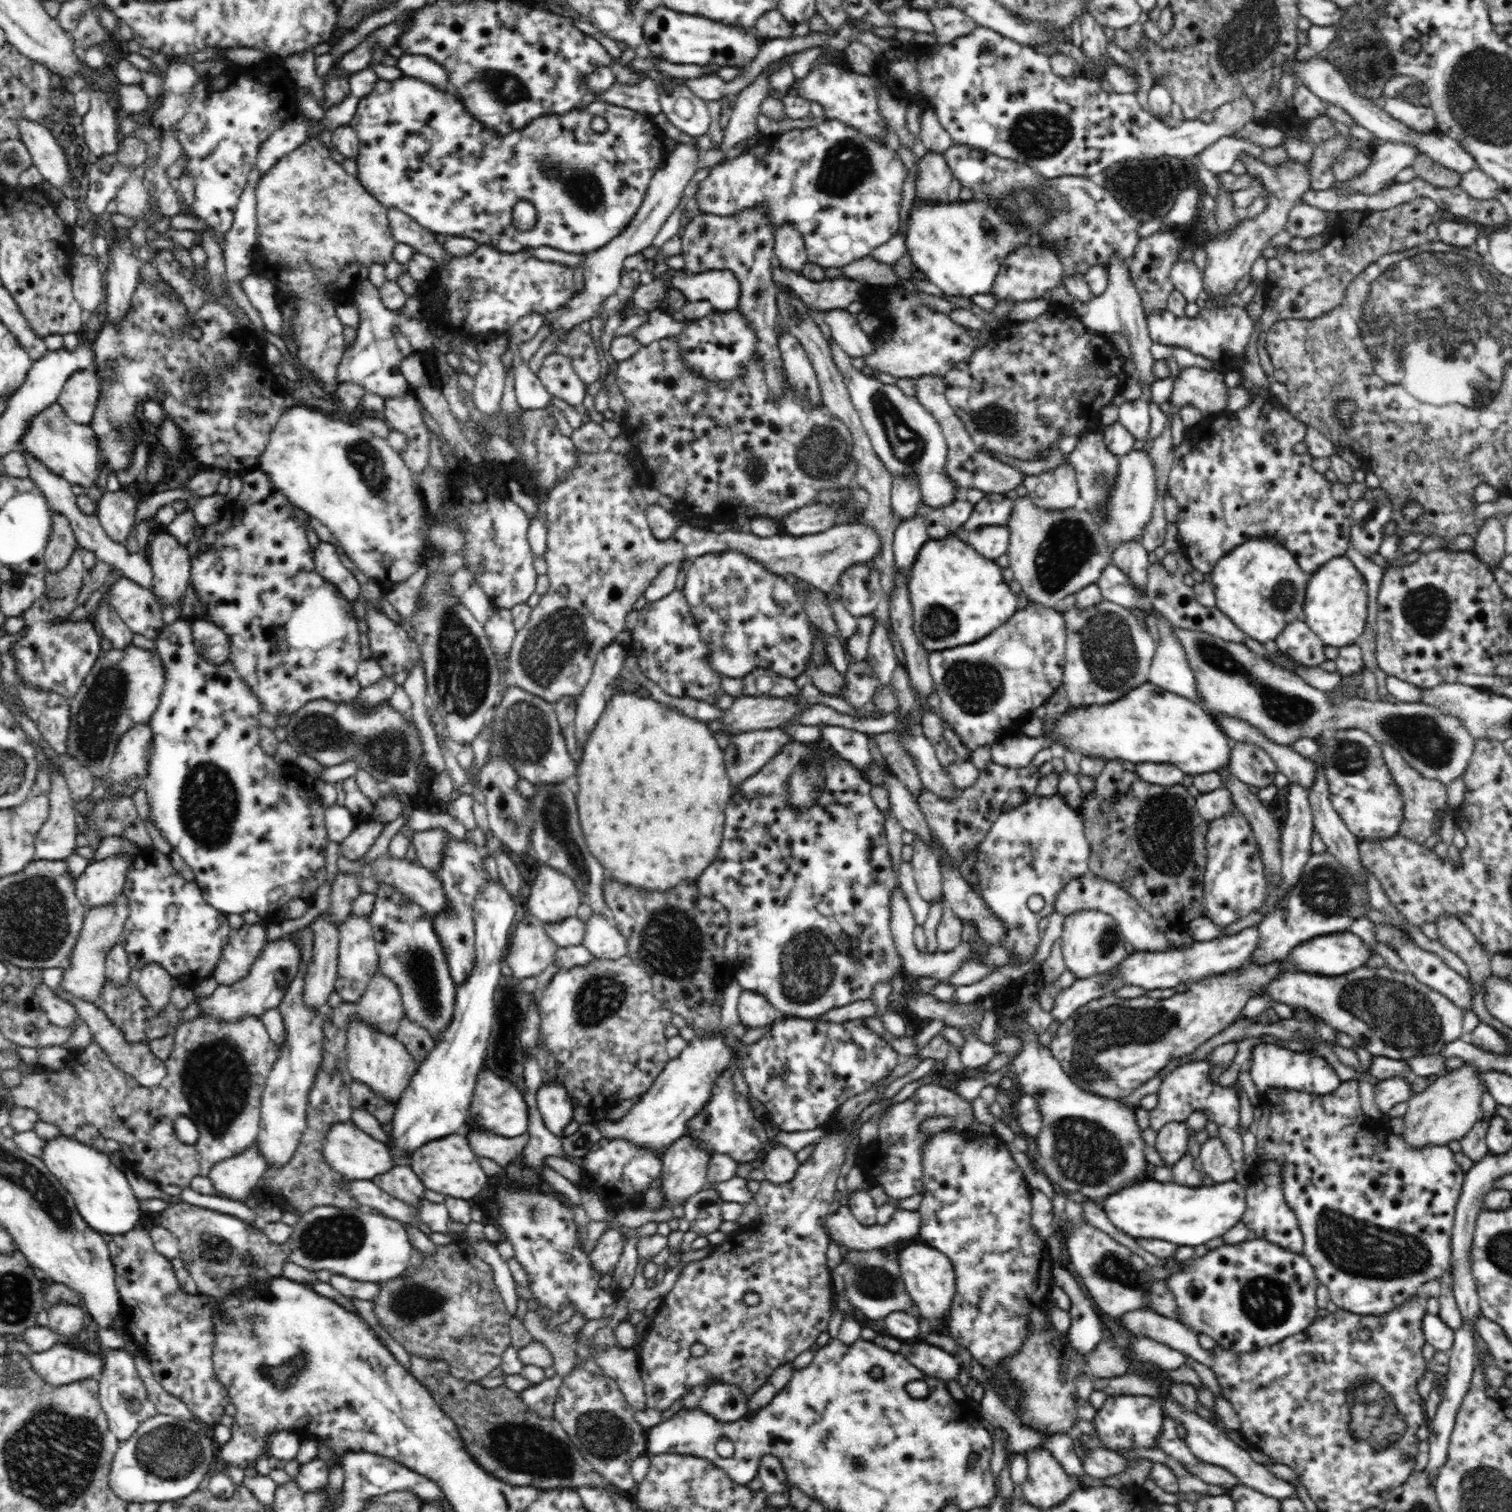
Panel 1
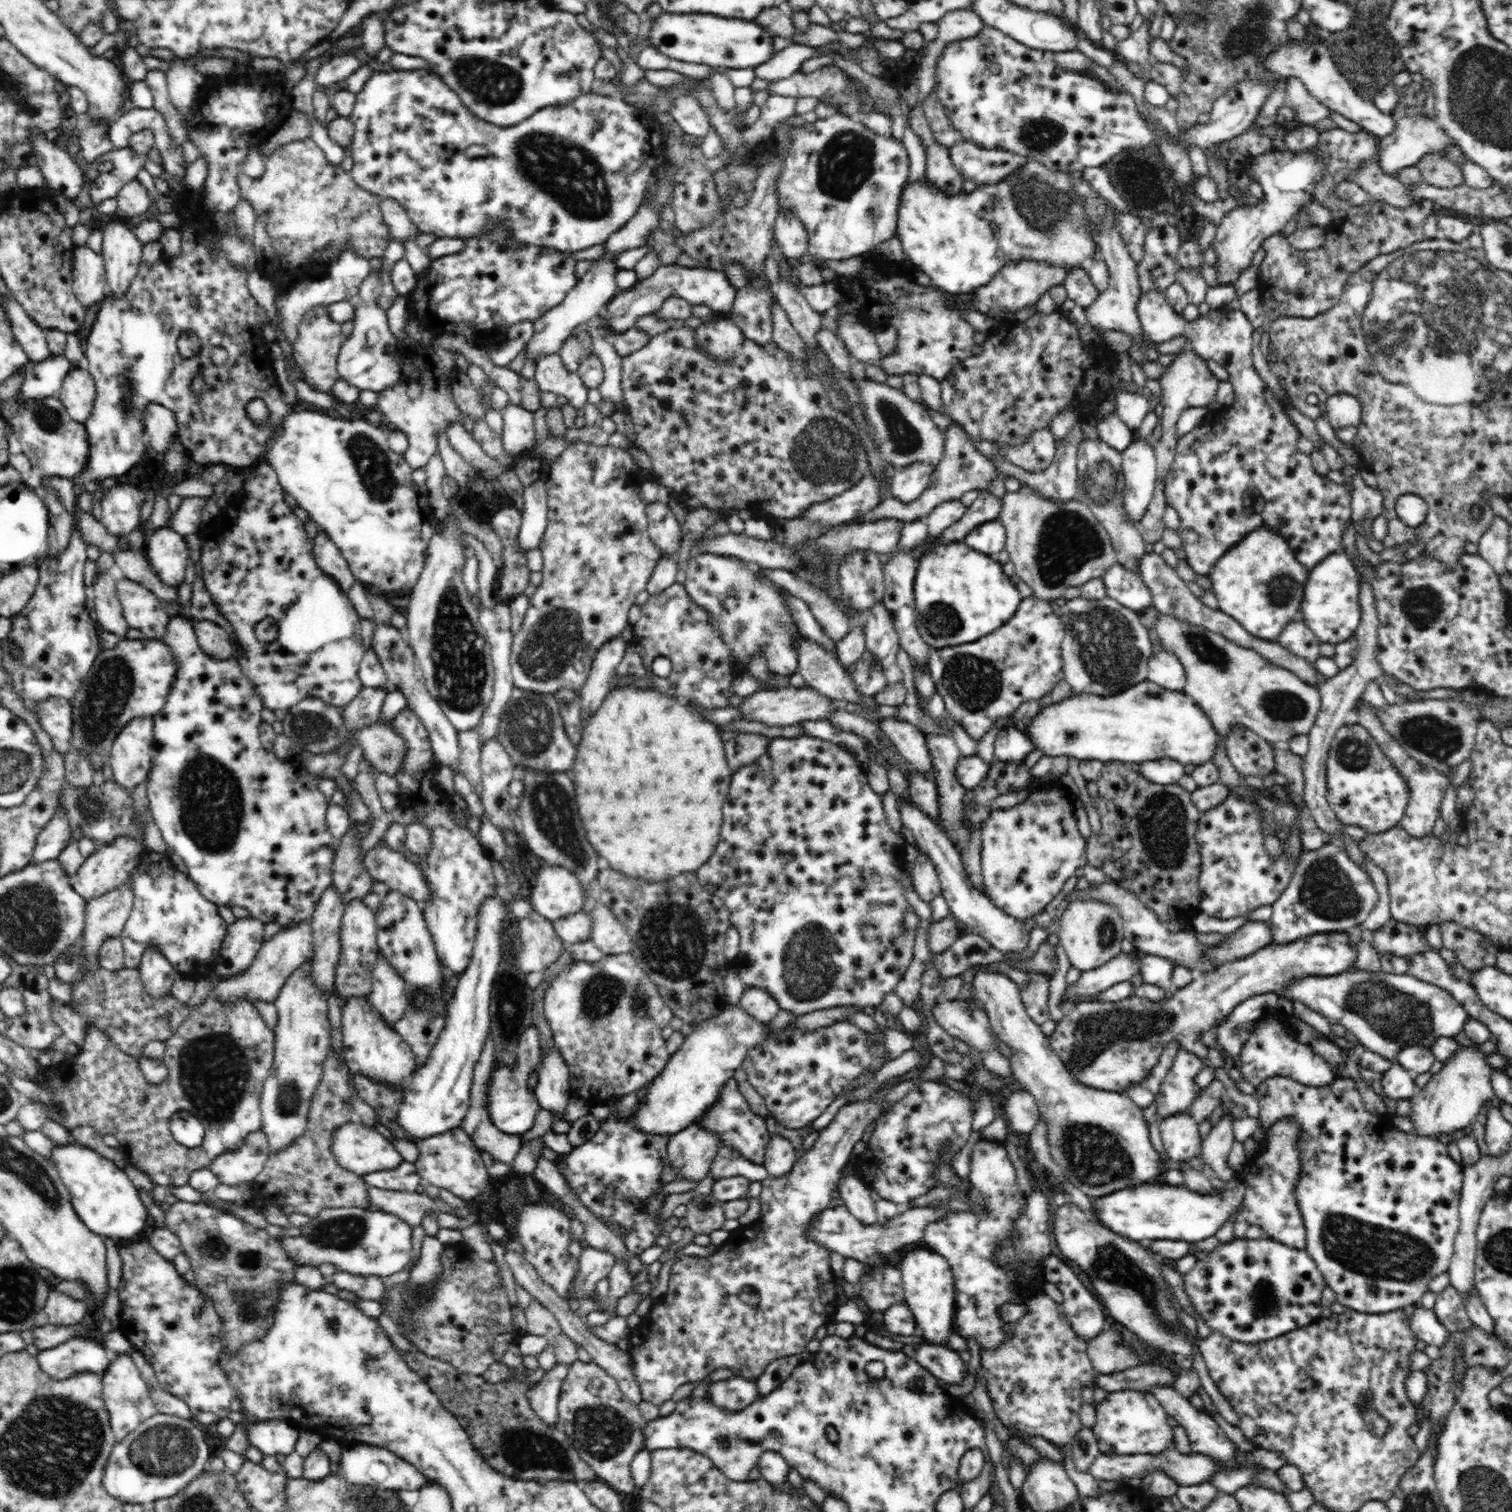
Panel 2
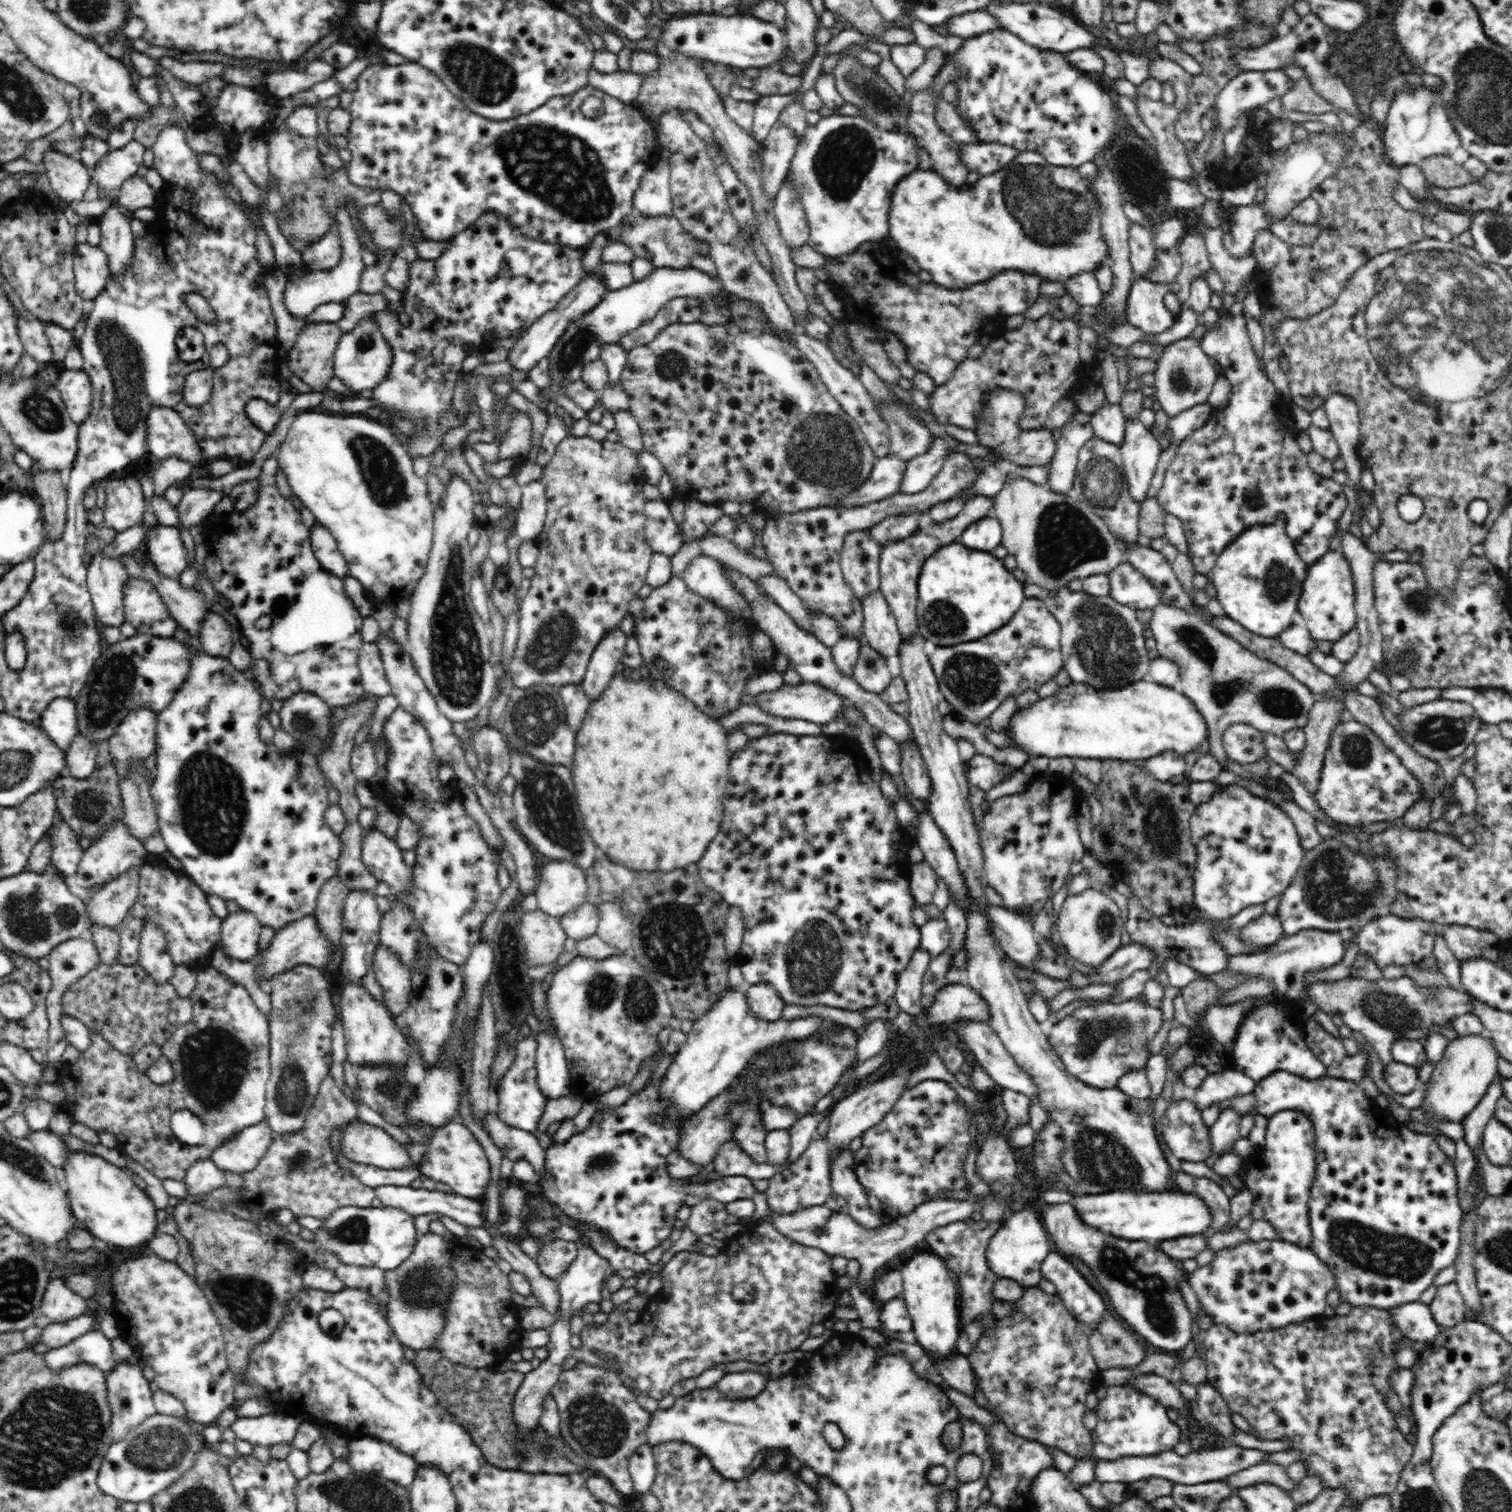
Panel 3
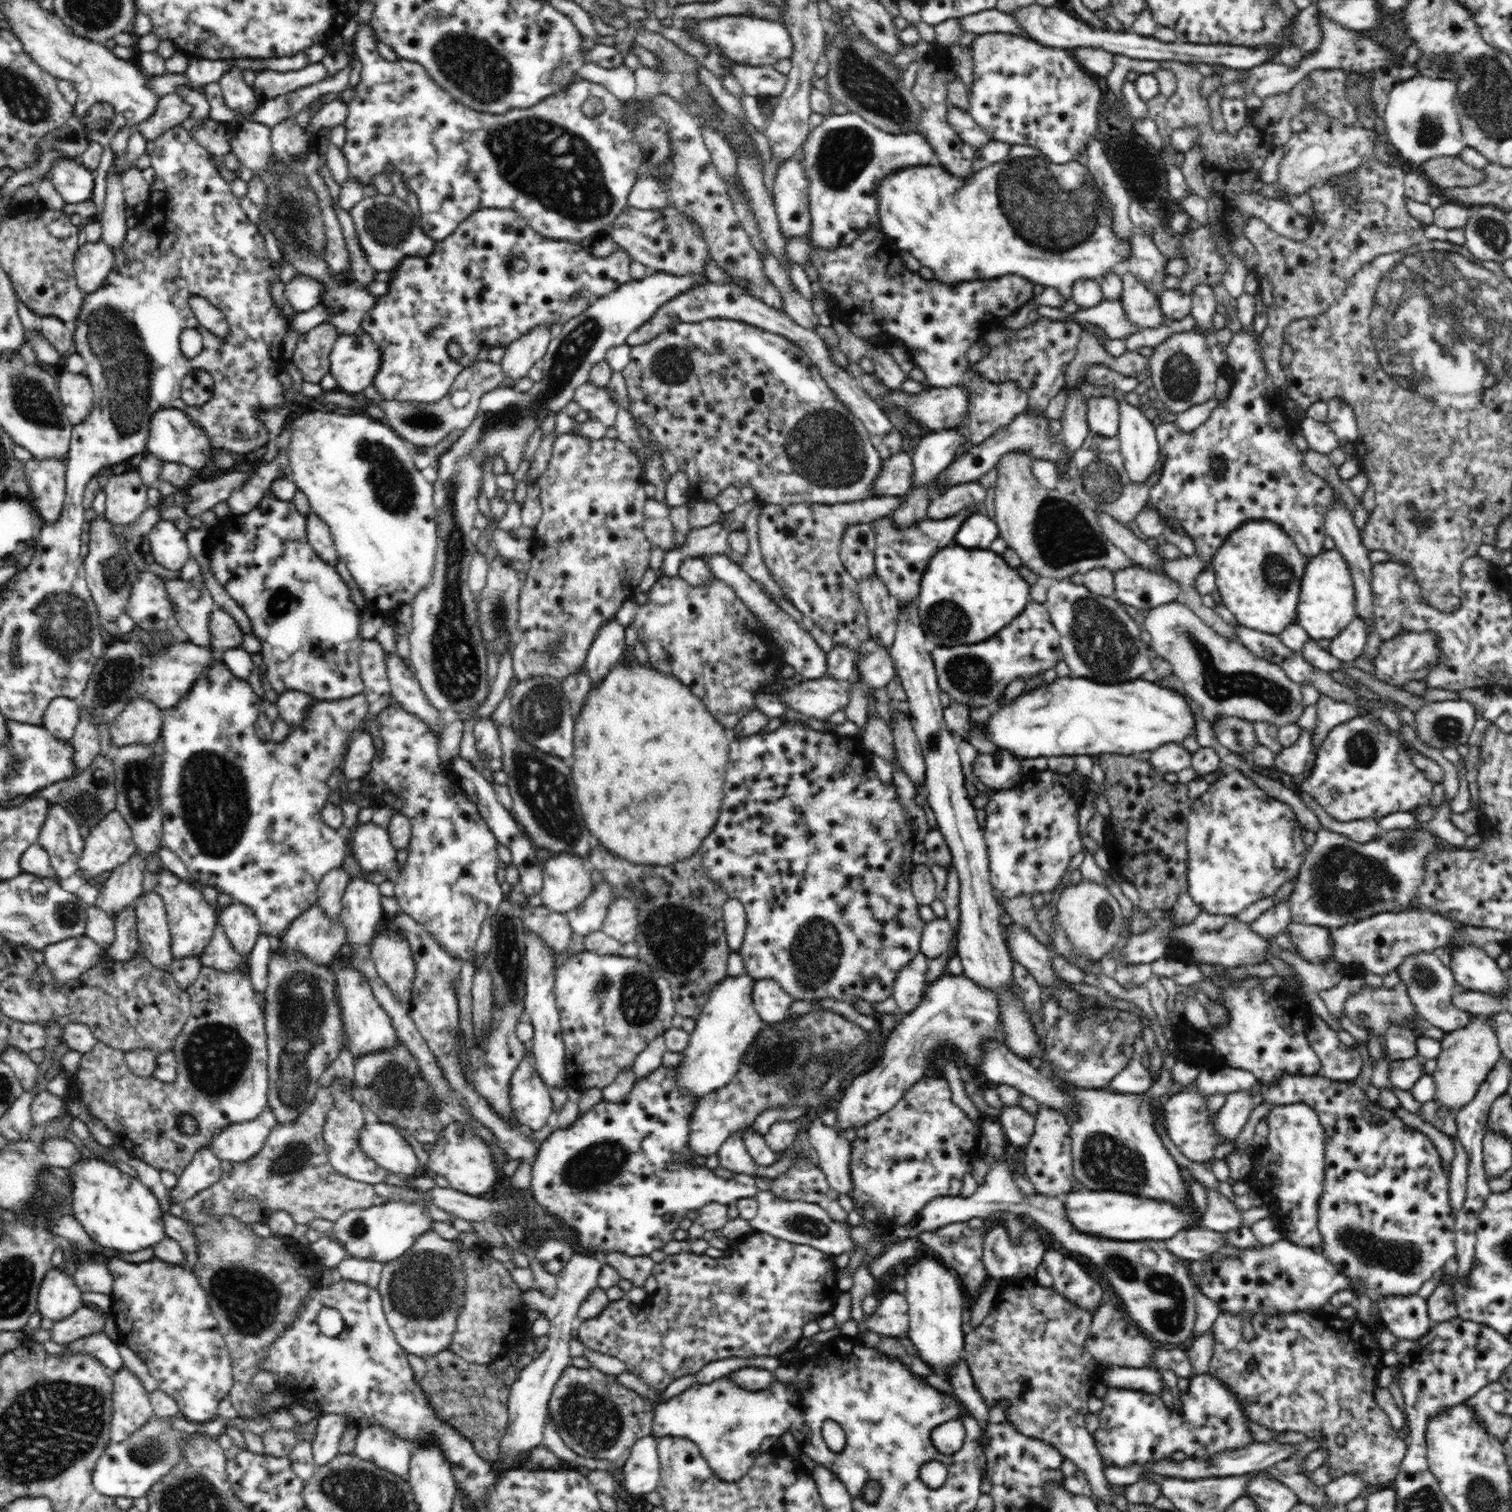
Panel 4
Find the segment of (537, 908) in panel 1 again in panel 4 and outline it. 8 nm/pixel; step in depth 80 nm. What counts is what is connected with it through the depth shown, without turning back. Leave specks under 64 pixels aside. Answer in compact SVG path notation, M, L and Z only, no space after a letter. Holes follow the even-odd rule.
M559 853L544 864L539 895L548 910L560 914L573 911L591 892L590 867L581 856Z

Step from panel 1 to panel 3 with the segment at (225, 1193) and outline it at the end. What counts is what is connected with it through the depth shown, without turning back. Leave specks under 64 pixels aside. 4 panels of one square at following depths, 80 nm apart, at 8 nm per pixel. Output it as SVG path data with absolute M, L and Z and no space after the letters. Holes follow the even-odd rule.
M265 1120L240 1132L212 1152L214 1164L224 1172L244 1174L256 1168L274 1140L272 1129Z

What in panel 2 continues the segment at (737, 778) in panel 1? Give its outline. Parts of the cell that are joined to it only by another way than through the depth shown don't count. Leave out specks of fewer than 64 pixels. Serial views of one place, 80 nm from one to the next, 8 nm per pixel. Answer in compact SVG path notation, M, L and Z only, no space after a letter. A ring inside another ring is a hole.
M737 733L724 742L725 757L728 766L734 773L740 766L748 766L756 762L770 744L768 736L754 733Z

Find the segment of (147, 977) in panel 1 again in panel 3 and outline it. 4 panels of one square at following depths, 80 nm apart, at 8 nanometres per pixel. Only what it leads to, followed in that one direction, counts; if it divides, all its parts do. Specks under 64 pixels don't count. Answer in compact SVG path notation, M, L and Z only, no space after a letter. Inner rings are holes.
M147 920L140 932L138 963L159 984L174 976L175 964L168 954L165 936L159 926Z

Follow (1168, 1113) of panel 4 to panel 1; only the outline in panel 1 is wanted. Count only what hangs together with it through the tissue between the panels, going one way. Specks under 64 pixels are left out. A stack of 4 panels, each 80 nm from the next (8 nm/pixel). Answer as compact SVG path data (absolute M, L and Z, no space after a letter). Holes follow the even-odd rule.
M1185 1121L1169 1122L1166 1126L1162 1126L1157 1134L1156 1151L1164 1160L1164 1164L1174 1165L1189 1151L1195 1152L1195 1149L1191 1149L1190 1134Z

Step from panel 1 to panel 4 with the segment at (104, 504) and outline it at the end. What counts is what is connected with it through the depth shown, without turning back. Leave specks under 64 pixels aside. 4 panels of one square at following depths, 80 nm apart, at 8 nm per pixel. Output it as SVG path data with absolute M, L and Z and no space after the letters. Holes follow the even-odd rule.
M138 472L108 477L108 483L103 488L106 493L105 517L119 529L135 522L148 508L147 487Z

